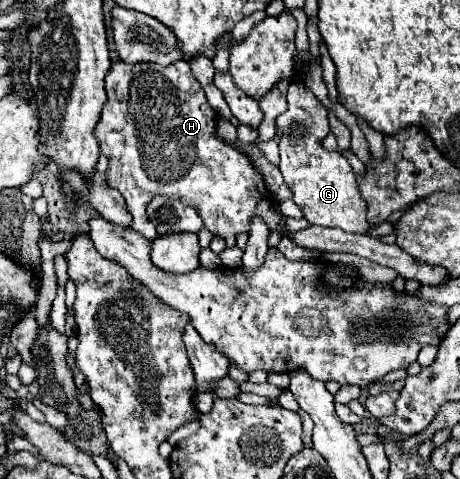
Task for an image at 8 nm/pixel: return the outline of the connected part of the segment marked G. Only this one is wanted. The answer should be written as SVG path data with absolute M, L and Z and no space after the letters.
M292 82L288 88L288 110L276 118L276 126L282 128L282 136L278 138L278 168L286 186L292 190L294 204L300 206L304 218L316 226L366 234L370 226L364 214L364 202L360 202L360 192L356 190L352 166L344 156L340 156L340 152L328 152L320 143L328 134L324 104L304 84Z

